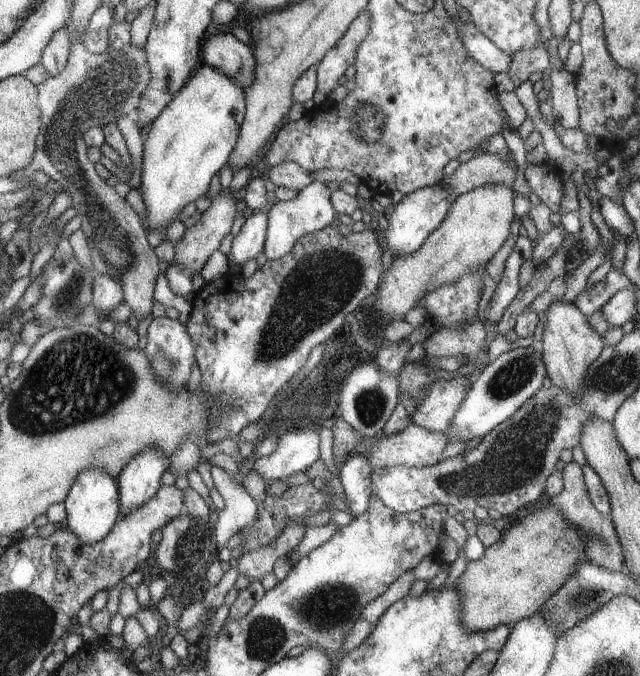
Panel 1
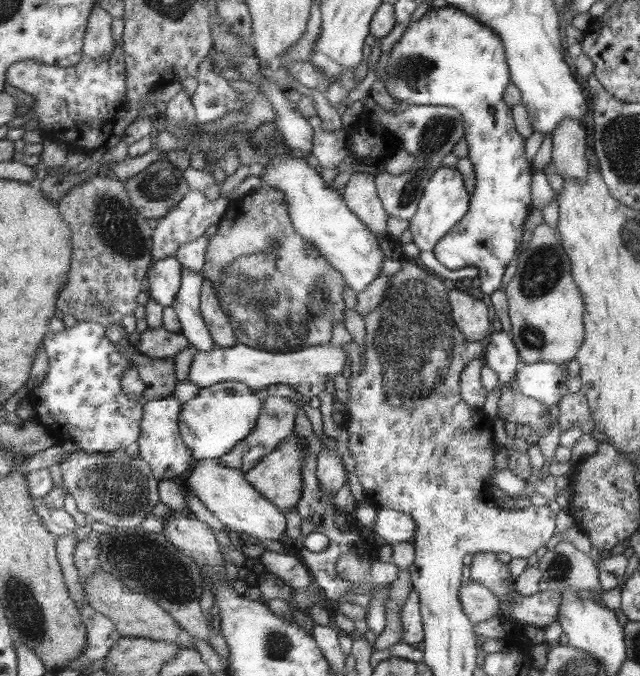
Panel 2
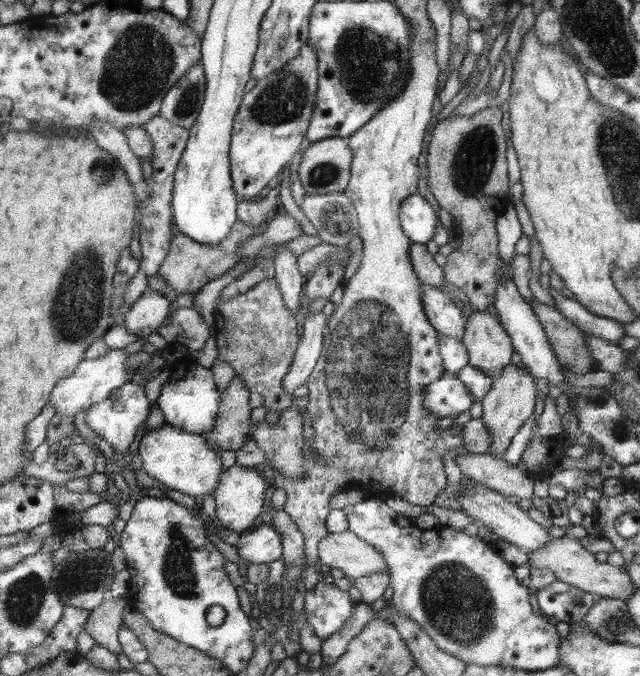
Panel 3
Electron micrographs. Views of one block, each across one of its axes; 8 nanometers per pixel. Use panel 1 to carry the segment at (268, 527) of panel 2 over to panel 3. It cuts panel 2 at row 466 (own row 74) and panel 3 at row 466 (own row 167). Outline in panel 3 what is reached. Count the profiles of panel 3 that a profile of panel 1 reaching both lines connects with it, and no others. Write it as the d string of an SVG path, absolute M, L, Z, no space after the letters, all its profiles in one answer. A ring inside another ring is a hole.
M167 424L141 433L135 452L140 456L142 469L158 485L193 496L197 501L205 494L213 493L222 474L219 454L209 450L207 442L200 435L195 436Z

